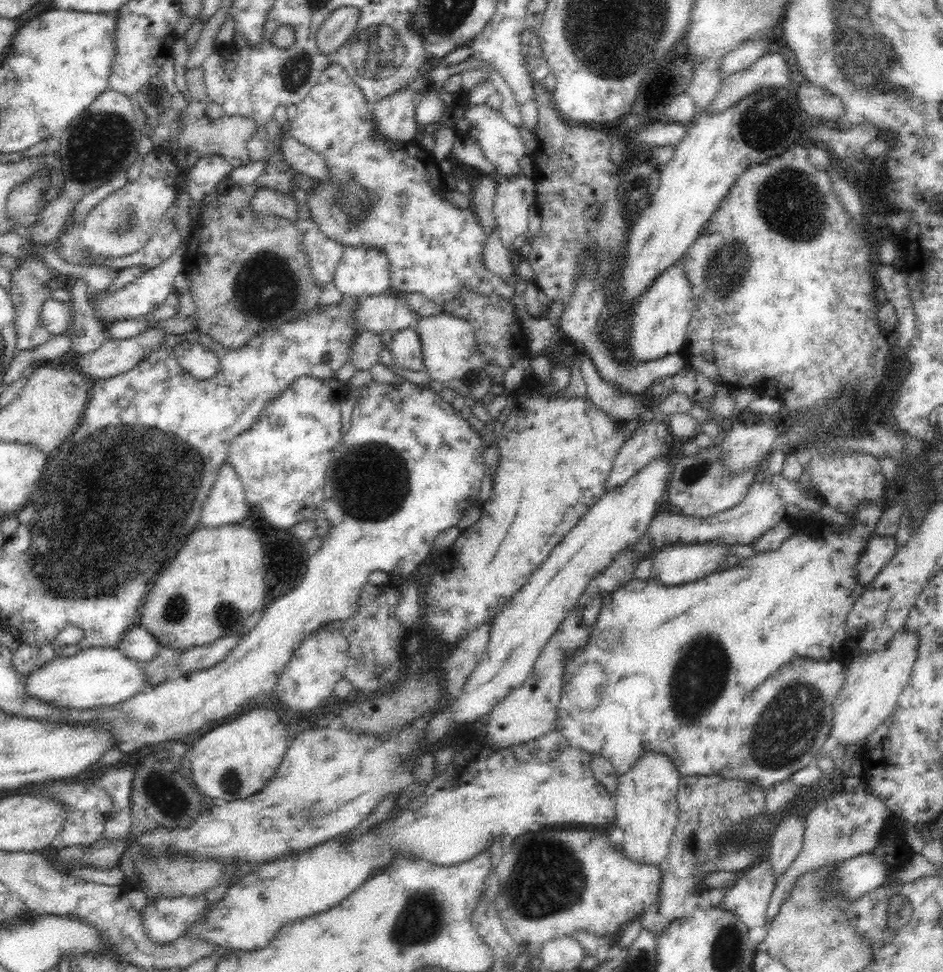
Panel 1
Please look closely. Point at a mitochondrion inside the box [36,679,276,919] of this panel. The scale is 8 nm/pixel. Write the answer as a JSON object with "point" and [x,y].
{"point":[170,801]}

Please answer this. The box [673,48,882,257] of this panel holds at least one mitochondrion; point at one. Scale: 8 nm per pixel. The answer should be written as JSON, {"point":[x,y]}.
{"point":[786,189]}

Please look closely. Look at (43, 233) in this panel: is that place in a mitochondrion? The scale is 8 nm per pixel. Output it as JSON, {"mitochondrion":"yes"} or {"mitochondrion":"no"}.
{"mitochondrion":"no"}

